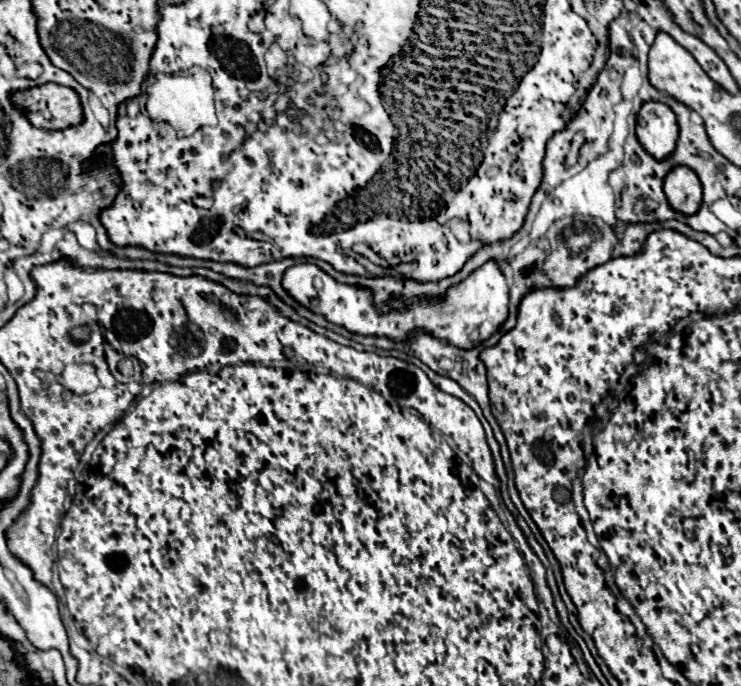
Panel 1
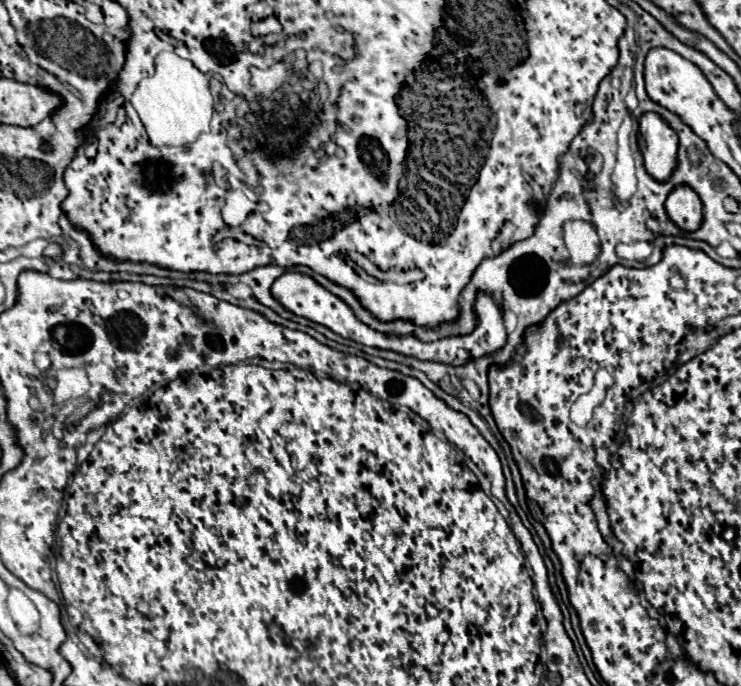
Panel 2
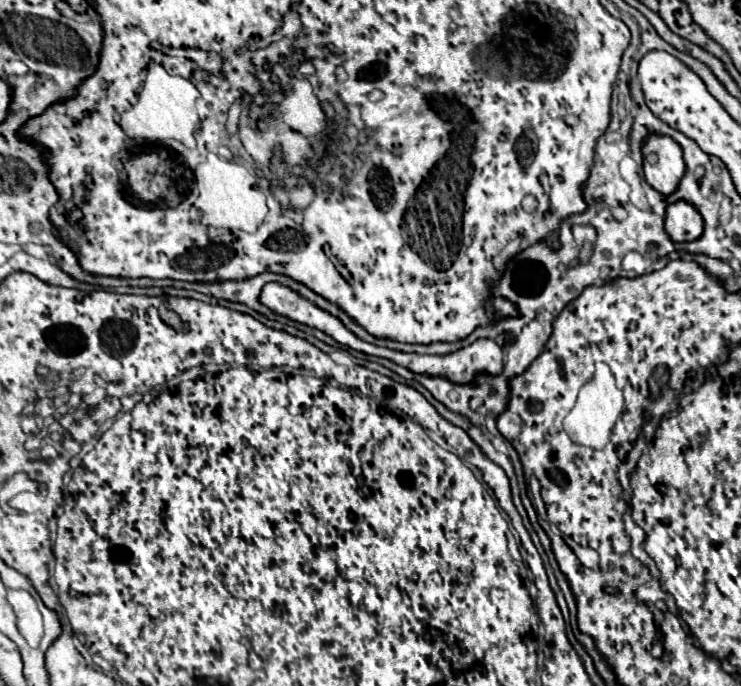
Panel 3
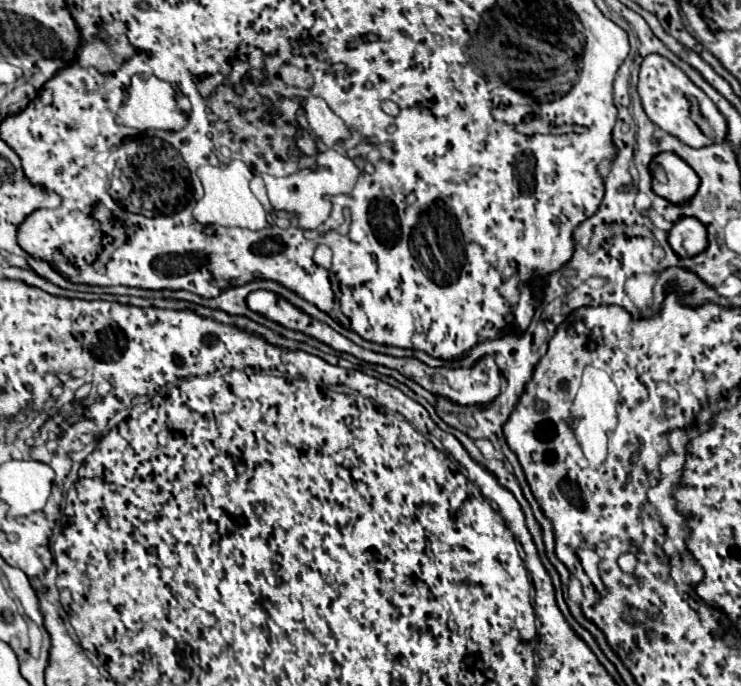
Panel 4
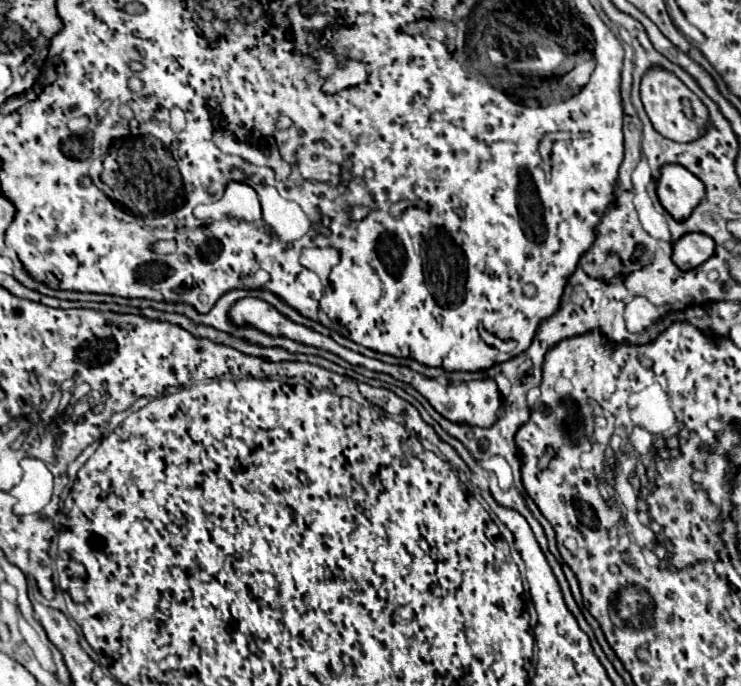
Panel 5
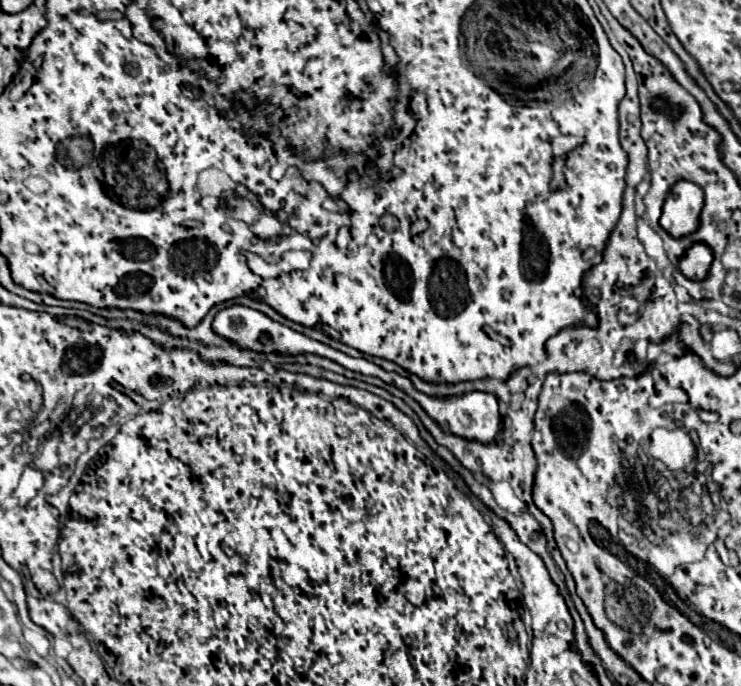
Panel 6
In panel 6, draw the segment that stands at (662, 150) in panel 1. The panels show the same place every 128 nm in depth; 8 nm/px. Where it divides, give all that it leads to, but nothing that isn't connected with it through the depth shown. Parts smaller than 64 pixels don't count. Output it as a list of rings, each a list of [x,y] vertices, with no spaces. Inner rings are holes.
[[[678,180],[662,206],[660,226],[674,238],[692,234],[698,228],[698,214],[704,206],[704,190],[690,180]]]

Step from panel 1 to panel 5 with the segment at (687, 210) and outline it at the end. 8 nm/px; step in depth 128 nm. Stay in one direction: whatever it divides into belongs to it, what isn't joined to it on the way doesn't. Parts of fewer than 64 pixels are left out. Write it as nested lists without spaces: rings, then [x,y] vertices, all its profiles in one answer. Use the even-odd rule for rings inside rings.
[[[688,232],[672,244],[672,260],[680,270],[692,270],[714,254],[714,240],[702,232]]]

